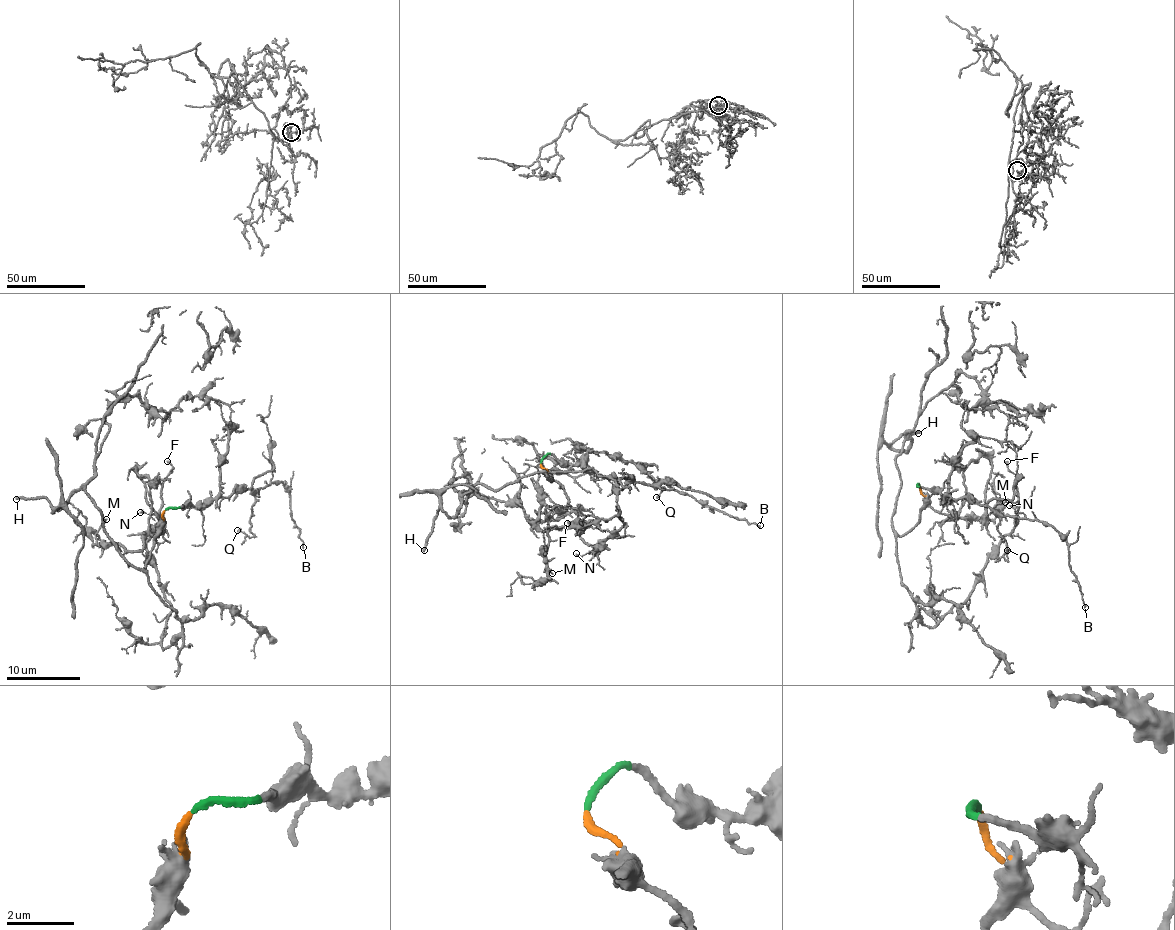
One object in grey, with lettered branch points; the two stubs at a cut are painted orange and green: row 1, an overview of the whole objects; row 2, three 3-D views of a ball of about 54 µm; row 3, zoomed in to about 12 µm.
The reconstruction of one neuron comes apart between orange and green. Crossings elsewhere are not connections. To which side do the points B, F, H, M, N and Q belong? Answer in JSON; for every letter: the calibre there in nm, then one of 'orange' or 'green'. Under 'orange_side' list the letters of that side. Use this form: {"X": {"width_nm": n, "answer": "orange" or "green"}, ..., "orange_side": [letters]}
{"B": {"width_nm": 120, "answer": "green"}, "F": {"width_nm": 140, "answer": "orange"}, "H": {"width_nm": 220, "answer": "orange"}, "M": {"width_nm": 100, "answer": "orange"}, "N": {"width_nm": 140, "answer": "orange"}, "Q": {"width_nm": 200, "answer": "green"}, "orange_side": ["F", "H", "M", "N"]}

